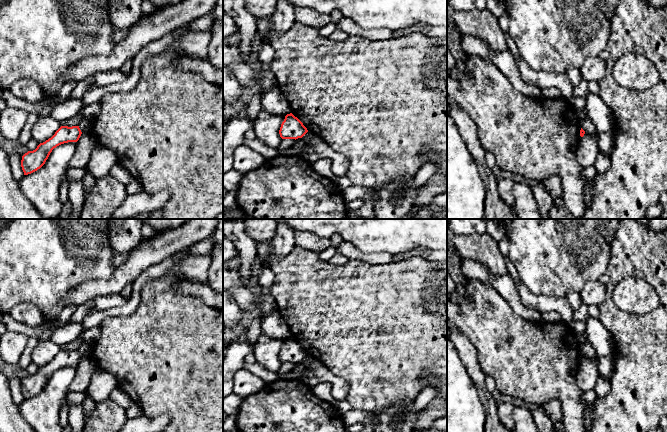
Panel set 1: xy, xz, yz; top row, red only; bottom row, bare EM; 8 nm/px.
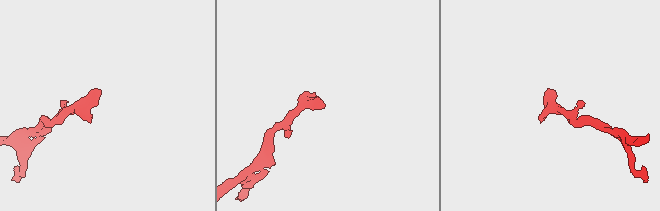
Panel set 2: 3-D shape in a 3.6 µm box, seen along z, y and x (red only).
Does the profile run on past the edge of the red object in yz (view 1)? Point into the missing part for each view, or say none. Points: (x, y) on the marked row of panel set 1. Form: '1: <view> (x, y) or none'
1: none

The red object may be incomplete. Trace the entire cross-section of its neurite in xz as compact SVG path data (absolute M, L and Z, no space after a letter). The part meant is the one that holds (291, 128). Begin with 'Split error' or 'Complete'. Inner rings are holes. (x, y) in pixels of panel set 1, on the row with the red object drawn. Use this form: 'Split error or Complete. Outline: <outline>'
Complete. Outline: M292 113L285 116L281 124L279 134L282 139L302 138L308 132L303 123Z

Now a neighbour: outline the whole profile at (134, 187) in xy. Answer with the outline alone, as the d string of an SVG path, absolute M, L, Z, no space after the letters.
M133 179L128 185L126 185L126 191L128 195L133 195L144 191L144 189L137 180Z

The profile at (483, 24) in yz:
M487 8L482 10L455 11L453 15L454 28L459 33L478 37L496 52L507 49L505 34L498 18Z

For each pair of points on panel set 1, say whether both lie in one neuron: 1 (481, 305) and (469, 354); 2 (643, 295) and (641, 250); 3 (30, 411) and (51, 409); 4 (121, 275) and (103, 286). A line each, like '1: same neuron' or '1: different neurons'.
1: different neurons
2: same neuron
3: same neuron
4: same neuron

